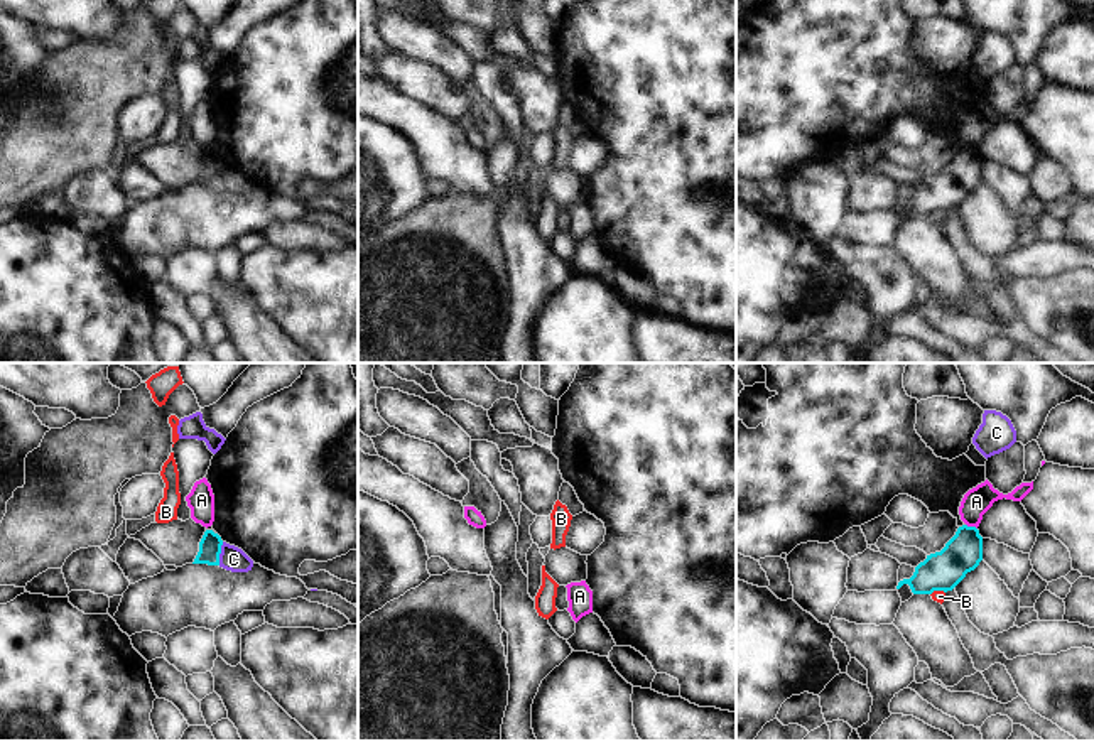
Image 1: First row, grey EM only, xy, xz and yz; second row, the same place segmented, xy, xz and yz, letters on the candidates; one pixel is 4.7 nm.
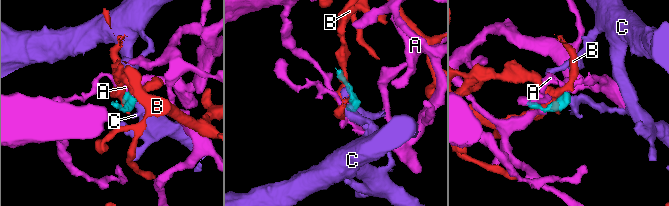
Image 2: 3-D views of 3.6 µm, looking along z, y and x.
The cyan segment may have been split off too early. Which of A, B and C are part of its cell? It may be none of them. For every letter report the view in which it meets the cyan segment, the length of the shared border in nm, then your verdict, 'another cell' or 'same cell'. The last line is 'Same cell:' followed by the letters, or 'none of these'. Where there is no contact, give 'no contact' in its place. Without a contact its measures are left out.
A: yz | 60 nm | another cell
B: yz | 70 nm | another cell
C: xy | 110 nm | another cell
Same cell: none of these

